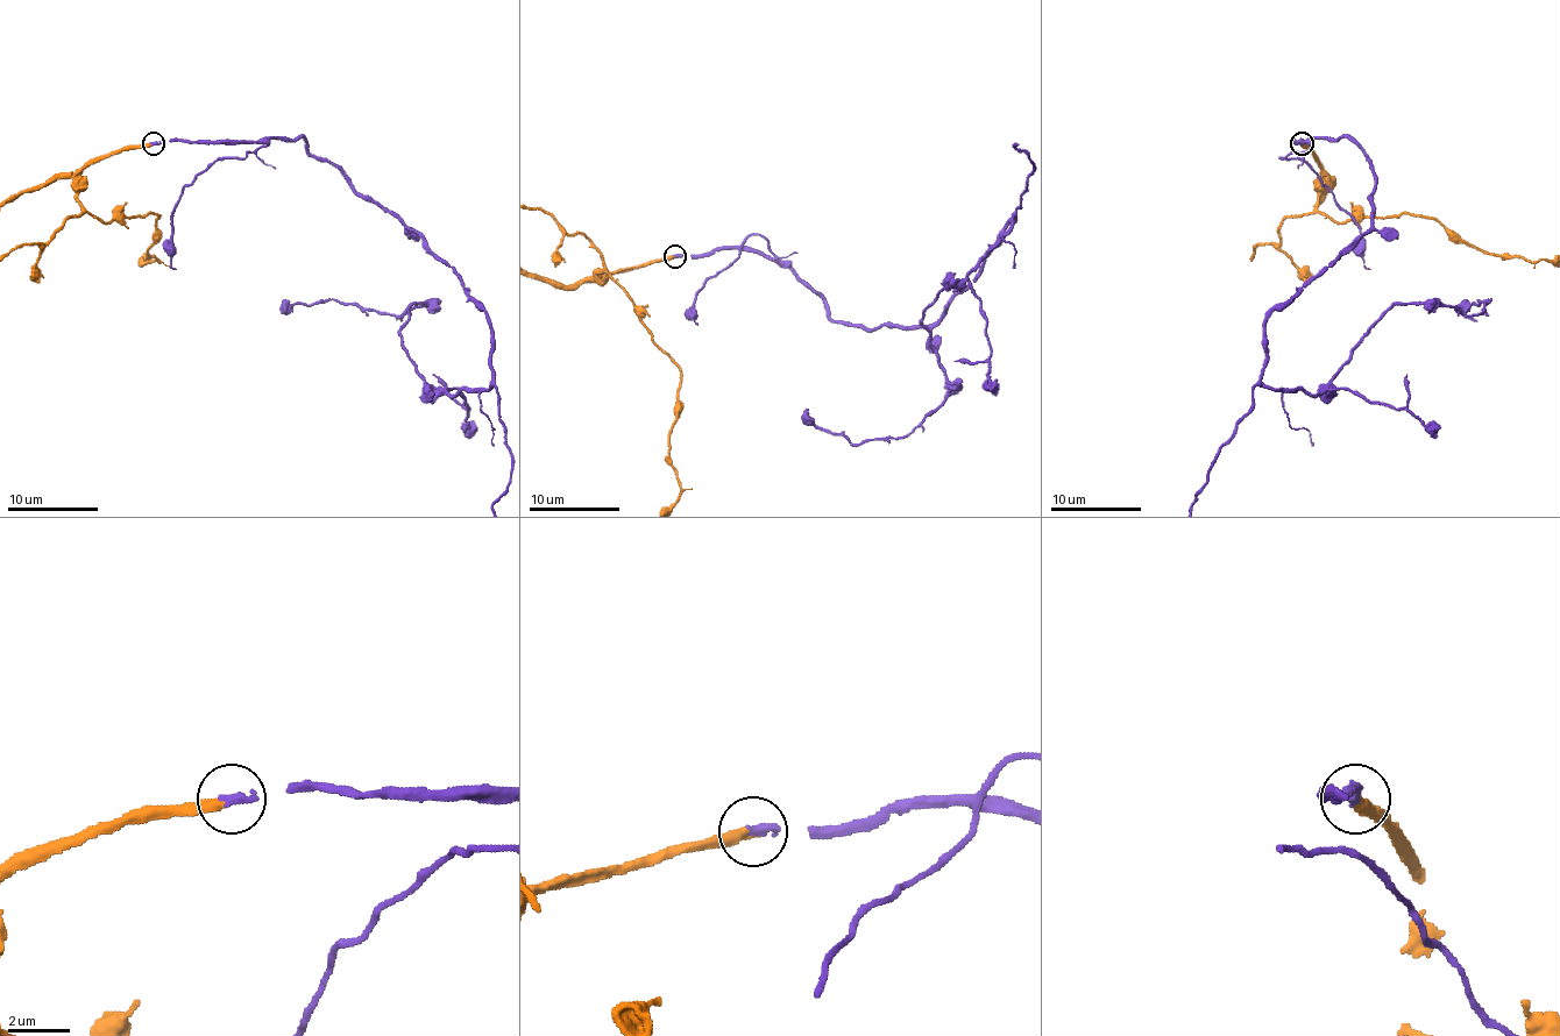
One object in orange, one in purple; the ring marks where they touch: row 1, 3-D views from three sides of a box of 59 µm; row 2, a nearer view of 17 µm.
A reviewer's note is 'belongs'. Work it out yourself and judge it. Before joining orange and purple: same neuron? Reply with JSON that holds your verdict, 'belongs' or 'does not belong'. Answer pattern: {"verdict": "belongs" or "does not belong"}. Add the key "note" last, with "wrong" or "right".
{"verdict": "belongs", "note": "right"}

